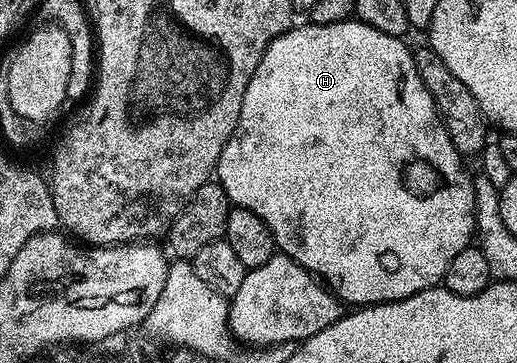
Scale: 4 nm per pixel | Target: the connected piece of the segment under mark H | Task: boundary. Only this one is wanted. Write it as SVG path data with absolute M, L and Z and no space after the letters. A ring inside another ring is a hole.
M356 17L331 25L309 23L304 26L290 27L279 37L275 37L271 45L267 45L243 93L243 109L239 113L237 128L217 162L216 182L221 184L234 208L255 213L264 221L280 254L298 263L322 284L328 285L342 304L353 303L349 305L358 308L375 303L394 303L429 287L438 286L444 280L451 261L455 261L455 257L459 257L459 253L463 253L474 242L477 195L473 192L472 181L465 176L465 167L461 164L464 163L463 157L455 149L444 123L441 122L431 93L427 93L423 85L414 52L405 48L404 38L379 33L379 29L371 29L371 25L362 23Z

